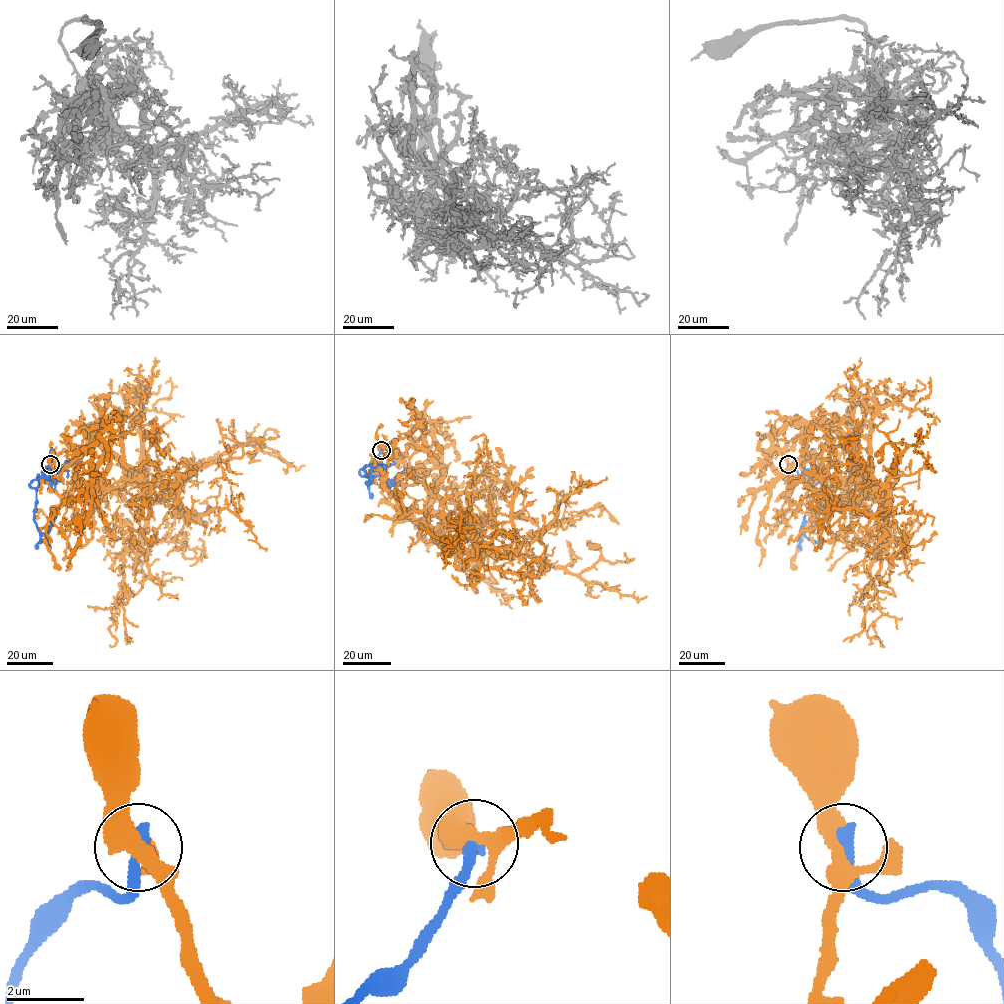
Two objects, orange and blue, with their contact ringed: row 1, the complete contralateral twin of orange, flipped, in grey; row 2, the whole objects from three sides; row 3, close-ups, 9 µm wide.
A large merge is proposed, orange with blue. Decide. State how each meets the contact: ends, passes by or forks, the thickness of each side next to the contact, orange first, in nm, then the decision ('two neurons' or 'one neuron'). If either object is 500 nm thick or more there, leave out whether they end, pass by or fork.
orange forks | blue ends | 400/360 nm | two neurons

